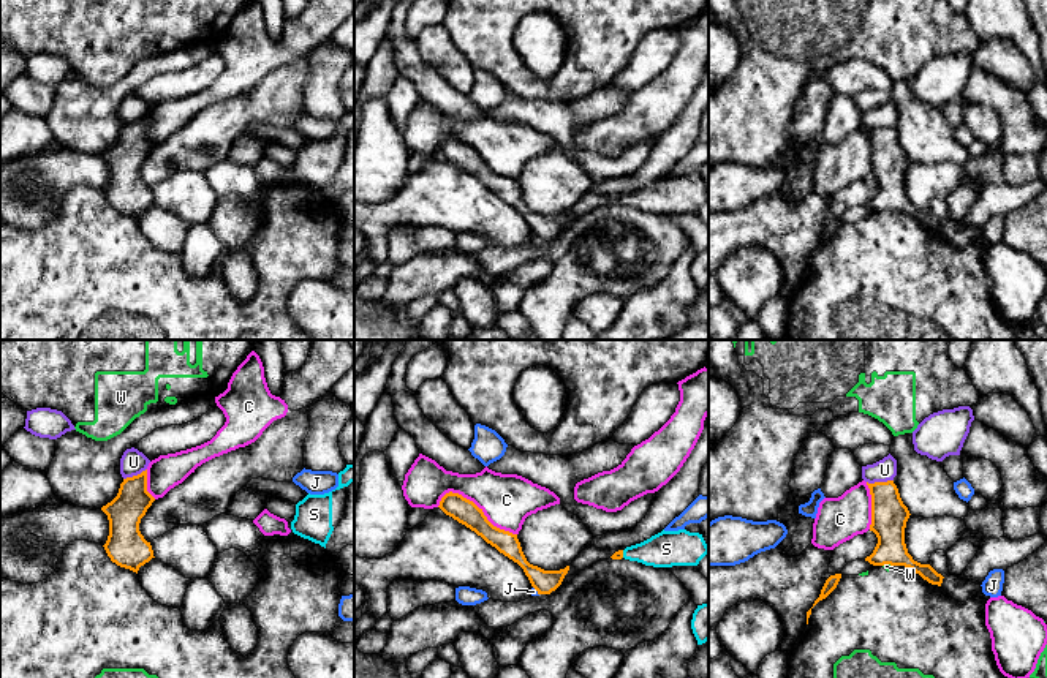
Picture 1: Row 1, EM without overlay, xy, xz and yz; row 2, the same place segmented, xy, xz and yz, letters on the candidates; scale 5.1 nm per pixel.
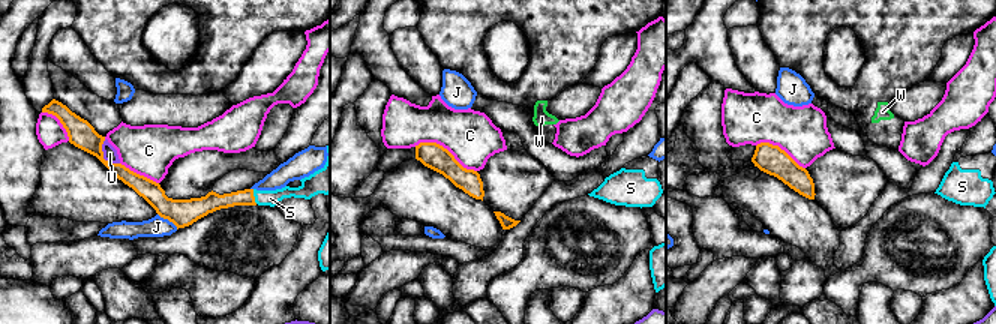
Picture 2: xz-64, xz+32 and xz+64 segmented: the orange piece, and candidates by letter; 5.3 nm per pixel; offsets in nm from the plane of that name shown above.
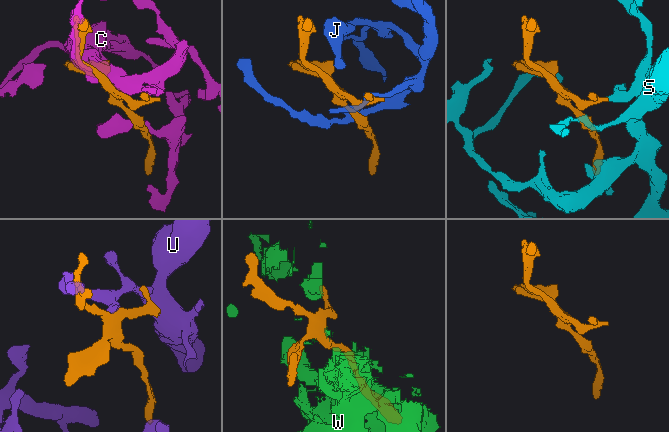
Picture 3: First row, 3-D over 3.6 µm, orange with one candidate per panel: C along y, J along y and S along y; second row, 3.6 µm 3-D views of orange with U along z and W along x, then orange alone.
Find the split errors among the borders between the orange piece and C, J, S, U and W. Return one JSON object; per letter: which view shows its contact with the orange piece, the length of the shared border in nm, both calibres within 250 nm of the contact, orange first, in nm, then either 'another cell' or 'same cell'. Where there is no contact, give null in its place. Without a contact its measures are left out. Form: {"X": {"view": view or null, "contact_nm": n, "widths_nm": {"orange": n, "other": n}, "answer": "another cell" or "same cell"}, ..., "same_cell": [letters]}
{"C": {"view": "xz", "contact_nm": 440, "widths_nm": {"orange": 120, "other": 280}, "answer": "another cell"}, "J": {"view": "xz", "contact_nm": 50, "widths_nm": {"orange": 120, "other": 30}, "answer": "another cell"}, "S": {"view": "xz", "contact_nm": 40, "widths_nm": {"orange": 50, "other": 190}, "answer": "same cell"}, "U": {"view": "yz", "contact_nm": 140, "widths_nm": {"orange": 190, "other": 120}, "answer": "another cell"}, "W": {"view": "yz", "contact_nm": 50, "widths_nm": {"orange": 190, "other": 30}, "answer": "another cell"}, "same_cell": ["S"]}

